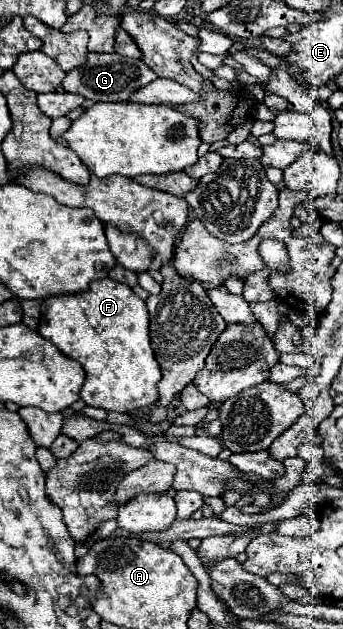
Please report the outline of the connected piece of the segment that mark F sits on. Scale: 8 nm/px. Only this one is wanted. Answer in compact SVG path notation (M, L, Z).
M105 277L93 281L83 293L49 295L43 299L37 331L61 353L81 363L87 379L79 395L87 405L129 413L151 407L159 399L157 381L161 369L149 341L149 313L145 301L131 287Z

